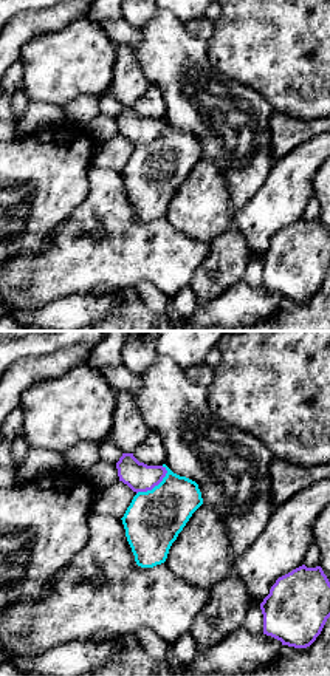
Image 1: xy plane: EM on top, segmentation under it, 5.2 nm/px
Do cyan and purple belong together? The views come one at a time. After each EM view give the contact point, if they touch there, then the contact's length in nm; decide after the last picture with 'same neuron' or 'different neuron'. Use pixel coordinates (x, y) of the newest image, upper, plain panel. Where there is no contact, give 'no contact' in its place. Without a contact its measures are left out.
contact (155, 139); length 220 nm

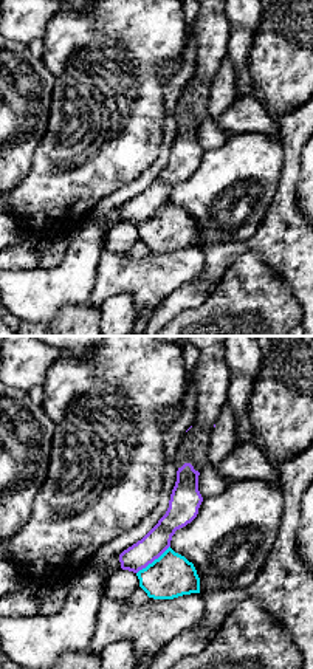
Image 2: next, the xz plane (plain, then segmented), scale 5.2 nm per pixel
contact (154, 214); length 220 nm

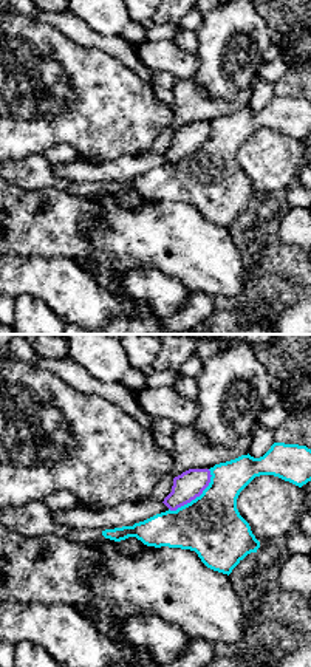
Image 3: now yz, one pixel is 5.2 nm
contact (197, 150); length 300 nm

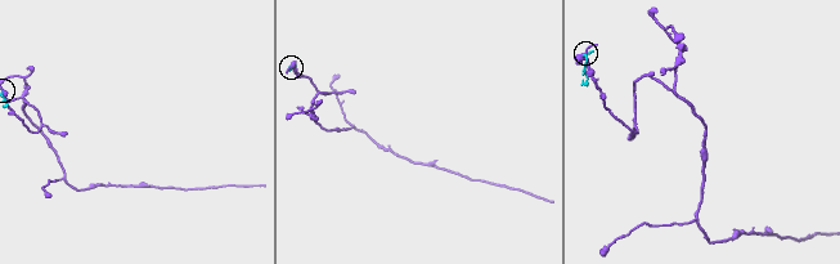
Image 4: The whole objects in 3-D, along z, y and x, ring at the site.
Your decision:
different neuron

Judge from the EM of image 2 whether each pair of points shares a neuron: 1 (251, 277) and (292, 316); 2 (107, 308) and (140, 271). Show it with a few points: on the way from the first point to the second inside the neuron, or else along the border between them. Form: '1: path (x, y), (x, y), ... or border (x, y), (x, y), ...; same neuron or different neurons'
1: path (261, 287), (282, 308); same neuron
2: border (98, 307), (109, 298), (127, 293), (137, 319); different neurons

